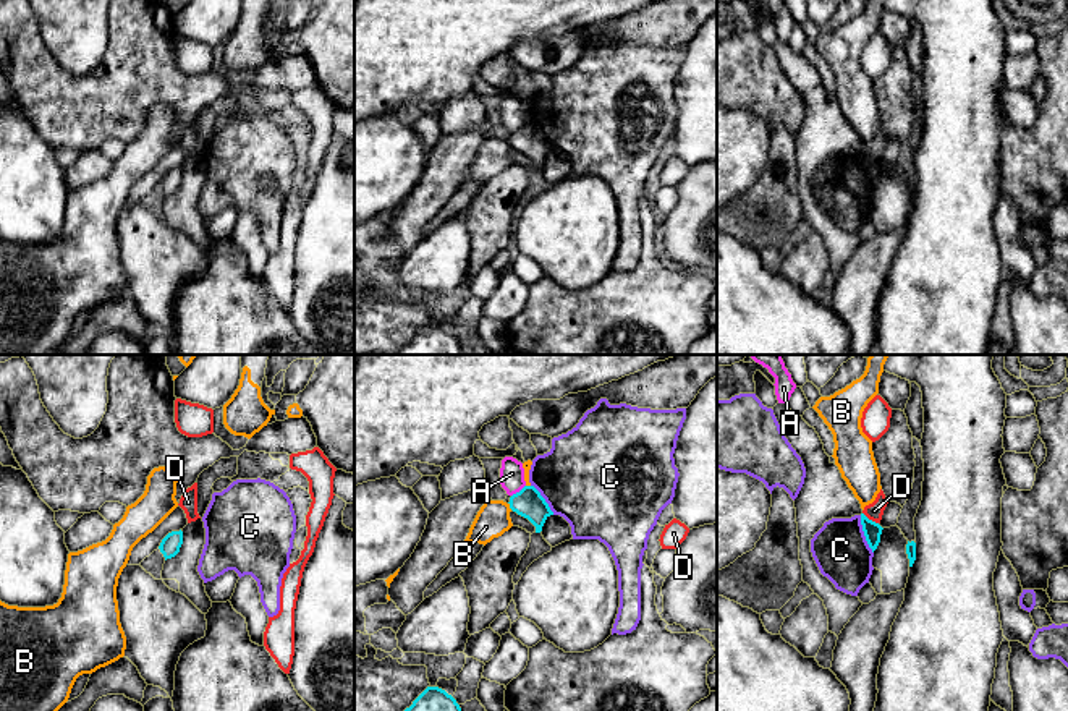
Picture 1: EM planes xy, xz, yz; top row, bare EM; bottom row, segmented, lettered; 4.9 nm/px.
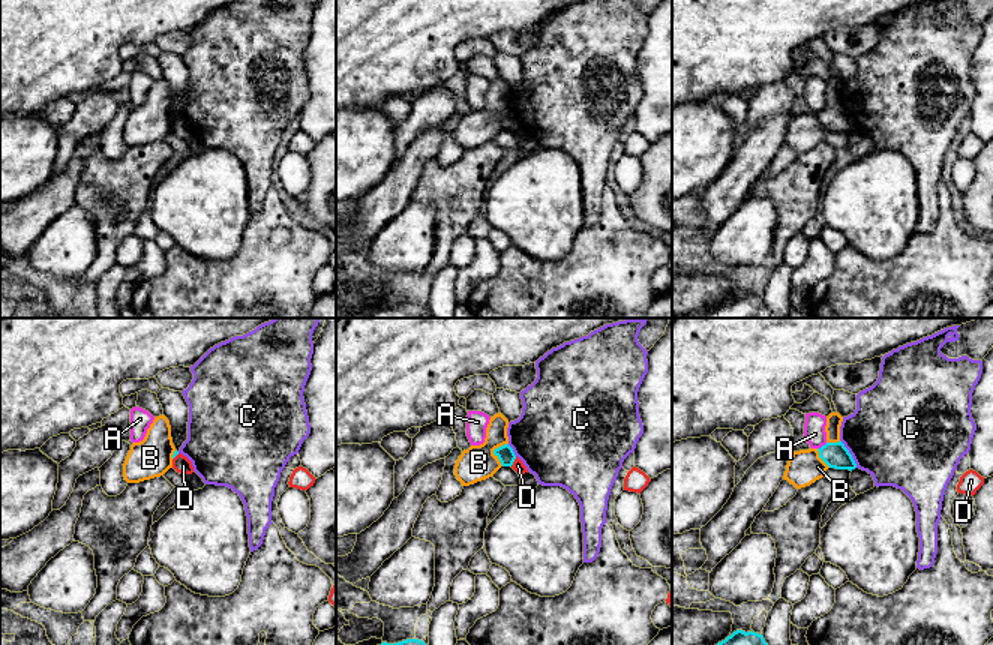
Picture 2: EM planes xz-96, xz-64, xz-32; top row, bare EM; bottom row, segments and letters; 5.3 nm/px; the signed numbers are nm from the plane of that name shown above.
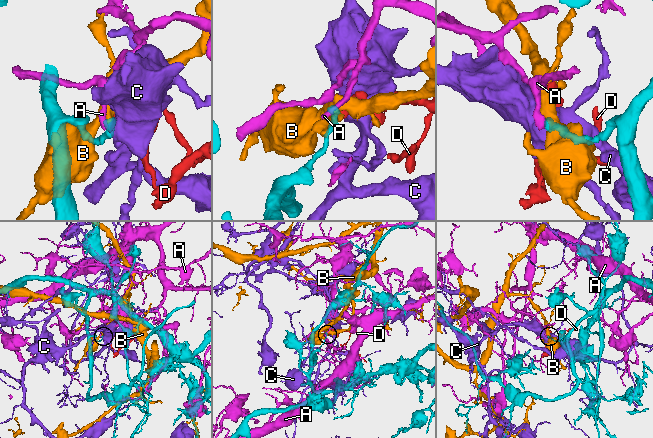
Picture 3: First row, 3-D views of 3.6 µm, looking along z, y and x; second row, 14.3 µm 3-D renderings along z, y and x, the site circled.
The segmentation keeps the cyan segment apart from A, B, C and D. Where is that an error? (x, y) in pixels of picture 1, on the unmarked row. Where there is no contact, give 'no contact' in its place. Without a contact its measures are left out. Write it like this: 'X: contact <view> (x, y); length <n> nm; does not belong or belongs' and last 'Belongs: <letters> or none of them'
A: contact xz (520, 128); length 90 nm; does not belong
B: contact xz (510, 143); length 40 nm; does not belong
C: contact yz (864, 172); length 200 nm; does not belong
D: contact yz (871, 157); length 100 nm; does not belong
Belongs: none of them

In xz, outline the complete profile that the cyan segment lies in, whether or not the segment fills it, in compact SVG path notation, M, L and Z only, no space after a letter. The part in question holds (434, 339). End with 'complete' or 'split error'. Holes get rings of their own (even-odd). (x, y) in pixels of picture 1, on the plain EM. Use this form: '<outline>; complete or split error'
M427 324L413 342L396 355L461 355L461 345L445 327Z; complete

